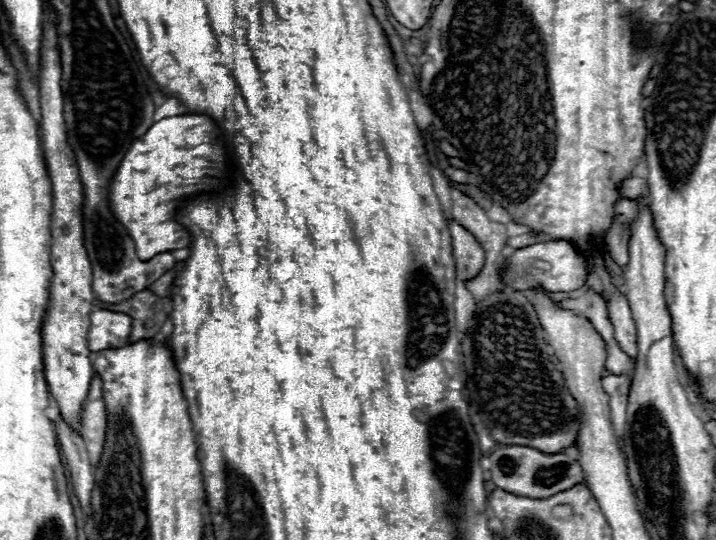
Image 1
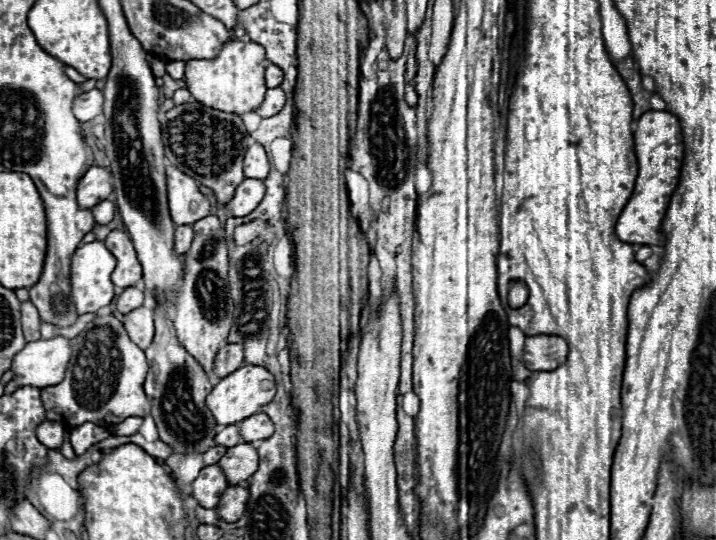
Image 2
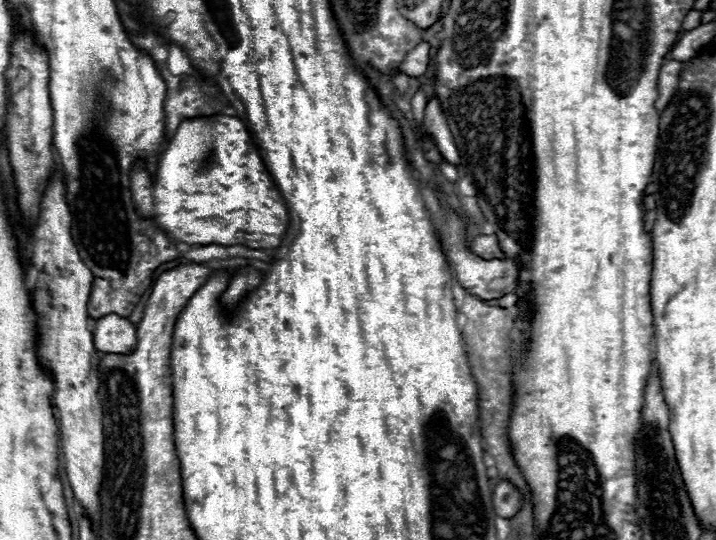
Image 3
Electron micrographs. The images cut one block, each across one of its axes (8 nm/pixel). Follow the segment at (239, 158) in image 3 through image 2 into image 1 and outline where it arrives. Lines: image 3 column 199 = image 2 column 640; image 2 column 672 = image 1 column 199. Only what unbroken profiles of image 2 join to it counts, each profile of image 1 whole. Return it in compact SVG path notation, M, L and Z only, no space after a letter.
M200 114L186 116L170 116L156 124L152 124L144 136L136 138L128 152L124 154L114 178L110 180L108 200L110 210L116 220L126 228L136 244L136 256L140 260L150 260L160 252L170 252L178 248L190 246L190 234L182 224L174 220L174 210L182 200L198 194L198 192L218 192L226 186L226 176L230 176L230 166L226 160L226 150L222 148L218 128L214 128L212 120Z

